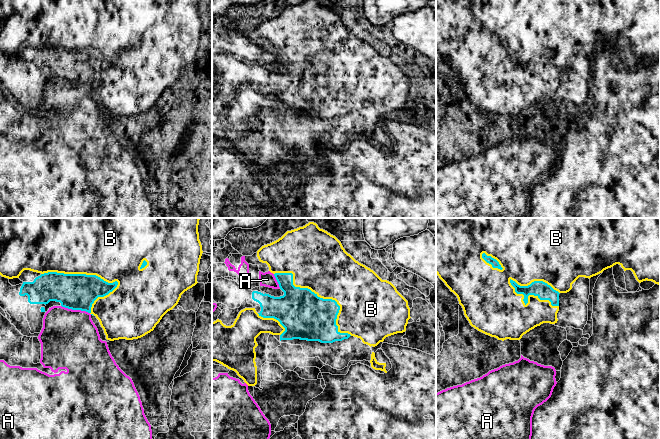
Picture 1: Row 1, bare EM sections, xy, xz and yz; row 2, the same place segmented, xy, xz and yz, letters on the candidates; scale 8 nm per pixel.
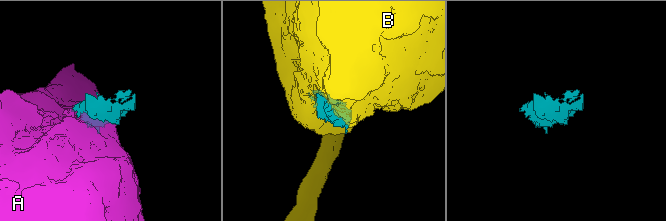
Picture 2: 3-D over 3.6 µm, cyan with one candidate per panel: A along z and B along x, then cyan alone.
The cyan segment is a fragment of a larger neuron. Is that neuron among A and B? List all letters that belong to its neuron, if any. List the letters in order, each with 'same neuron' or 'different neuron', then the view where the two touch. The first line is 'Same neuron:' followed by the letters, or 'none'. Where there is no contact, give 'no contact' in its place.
Same neuron: B
A: different neuron | xy
B: same neuron | yz

